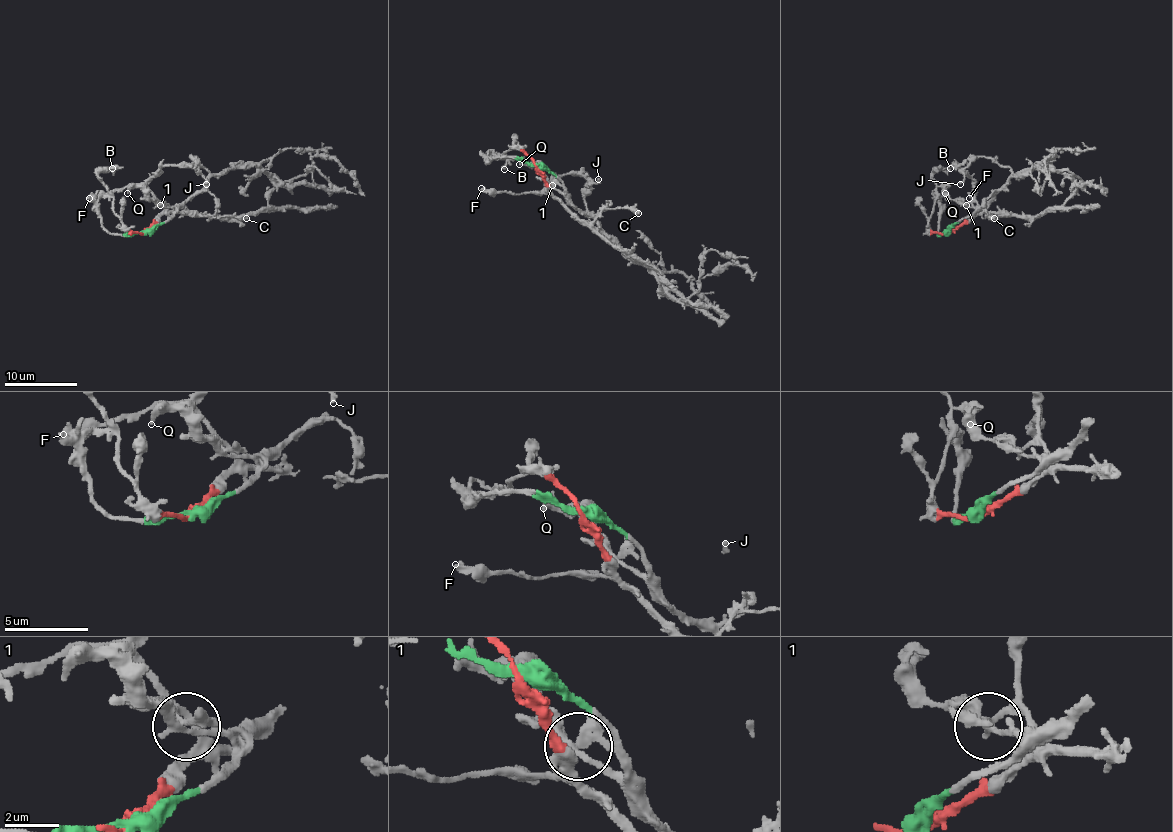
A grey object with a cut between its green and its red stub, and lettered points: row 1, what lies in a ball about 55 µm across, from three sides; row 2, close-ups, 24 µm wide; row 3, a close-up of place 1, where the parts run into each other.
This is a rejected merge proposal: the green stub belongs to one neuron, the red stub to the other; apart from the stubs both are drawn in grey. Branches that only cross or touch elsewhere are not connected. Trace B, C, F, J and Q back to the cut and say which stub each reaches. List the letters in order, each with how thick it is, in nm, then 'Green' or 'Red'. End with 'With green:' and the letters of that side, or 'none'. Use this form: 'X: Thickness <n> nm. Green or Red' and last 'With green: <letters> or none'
B: Thickness 280 nm. Red
C: Thickness 440 nm. Red
F: Thickness 400 nm. Red
J: Thickness 220 nm. Green
Q: Thickness 280 nm. Green
With green: J, Q

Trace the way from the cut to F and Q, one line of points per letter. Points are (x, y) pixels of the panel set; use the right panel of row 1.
F: (949, 232), (967, 222), (978, 212), (974, 184), (969, 197)
Q: (947, 232), (974, 212), (974, 208), (969, 208), (945, 192), (945, 188), (945, 193)

